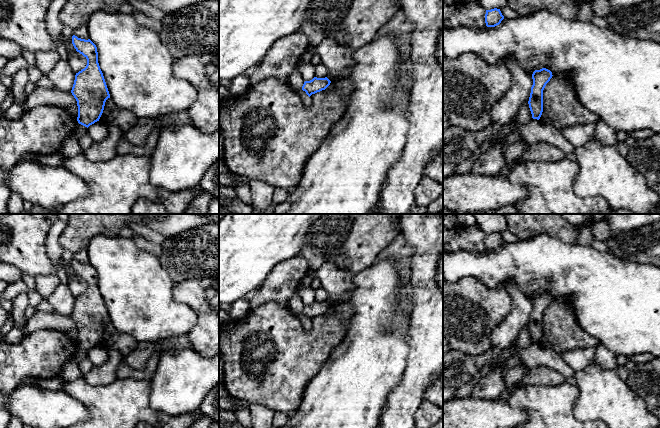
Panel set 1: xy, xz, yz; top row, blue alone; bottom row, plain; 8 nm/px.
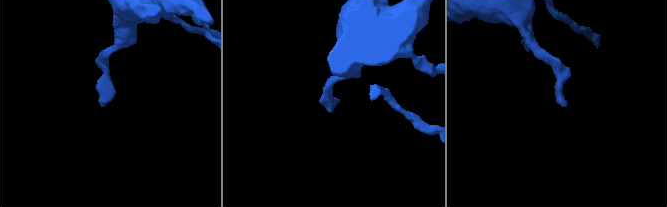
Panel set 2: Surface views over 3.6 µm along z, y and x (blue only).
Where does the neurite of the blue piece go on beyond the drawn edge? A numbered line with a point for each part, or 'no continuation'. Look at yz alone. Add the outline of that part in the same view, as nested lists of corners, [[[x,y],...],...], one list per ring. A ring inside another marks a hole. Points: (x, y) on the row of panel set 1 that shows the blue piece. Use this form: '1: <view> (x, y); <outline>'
no continuation

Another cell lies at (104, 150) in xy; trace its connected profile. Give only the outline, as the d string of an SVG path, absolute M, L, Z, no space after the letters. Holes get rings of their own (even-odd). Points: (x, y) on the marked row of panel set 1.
M108 126L108 136L83 151L83 155L92 162L105 162L117 156L116 146L124 132L116 126Z

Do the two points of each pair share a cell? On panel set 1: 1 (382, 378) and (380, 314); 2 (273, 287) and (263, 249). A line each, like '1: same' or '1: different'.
1: same
2: different

